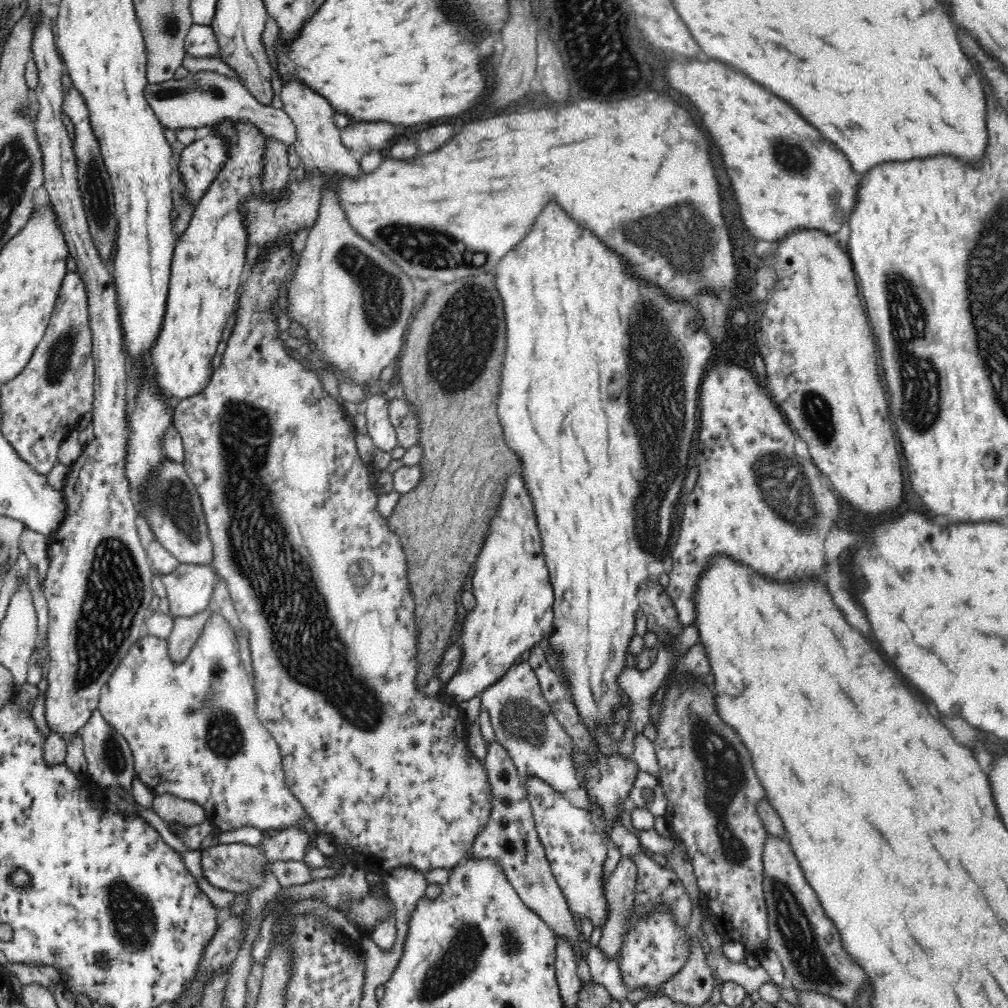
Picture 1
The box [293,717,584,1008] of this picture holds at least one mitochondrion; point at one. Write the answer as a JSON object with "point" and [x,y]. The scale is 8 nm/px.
{"point":[463,953]}

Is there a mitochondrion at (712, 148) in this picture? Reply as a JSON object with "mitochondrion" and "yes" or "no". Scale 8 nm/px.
{"mitochondrion":"no"}

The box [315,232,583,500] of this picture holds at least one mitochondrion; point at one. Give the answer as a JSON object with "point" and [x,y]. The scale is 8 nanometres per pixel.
{"point":[461,342]}

